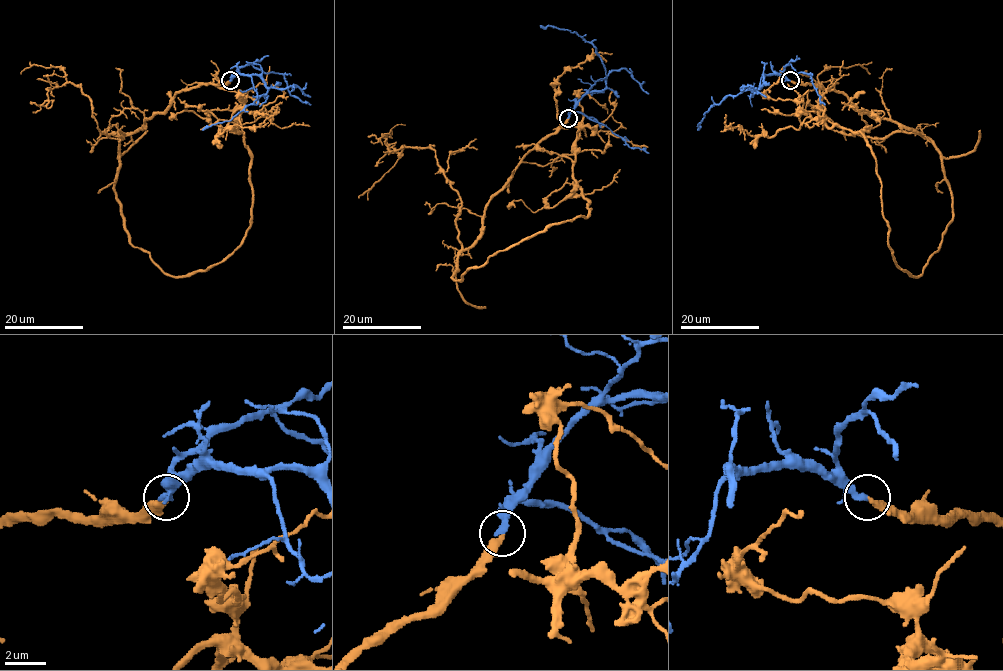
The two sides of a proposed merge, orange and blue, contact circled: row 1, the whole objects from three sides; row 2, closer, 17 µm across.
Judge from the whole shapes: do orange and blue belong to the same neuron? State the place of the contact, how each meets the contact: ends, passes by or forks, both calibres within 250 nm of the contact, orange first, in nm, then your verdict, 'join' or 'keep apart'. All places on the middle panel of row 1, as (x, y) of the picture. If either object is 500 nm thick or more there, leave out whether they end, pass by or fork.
at (568, 118); orange ends there; blue passes by; 360 nm thick on the orange side, 240 nm on the other; join

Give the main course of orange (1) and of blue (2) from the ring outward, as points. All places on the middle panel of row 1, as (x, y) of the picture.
1: (569, 118), (489, 202), (455, 280), (588, 216), (573, 174), (579, 129), (561, 126), (556, 80), (612, 54)
2: (569, 118), (586, 93), (601, 91), (605, 87), (605, 67), (595, 48), (575, 32), (540, 25)

